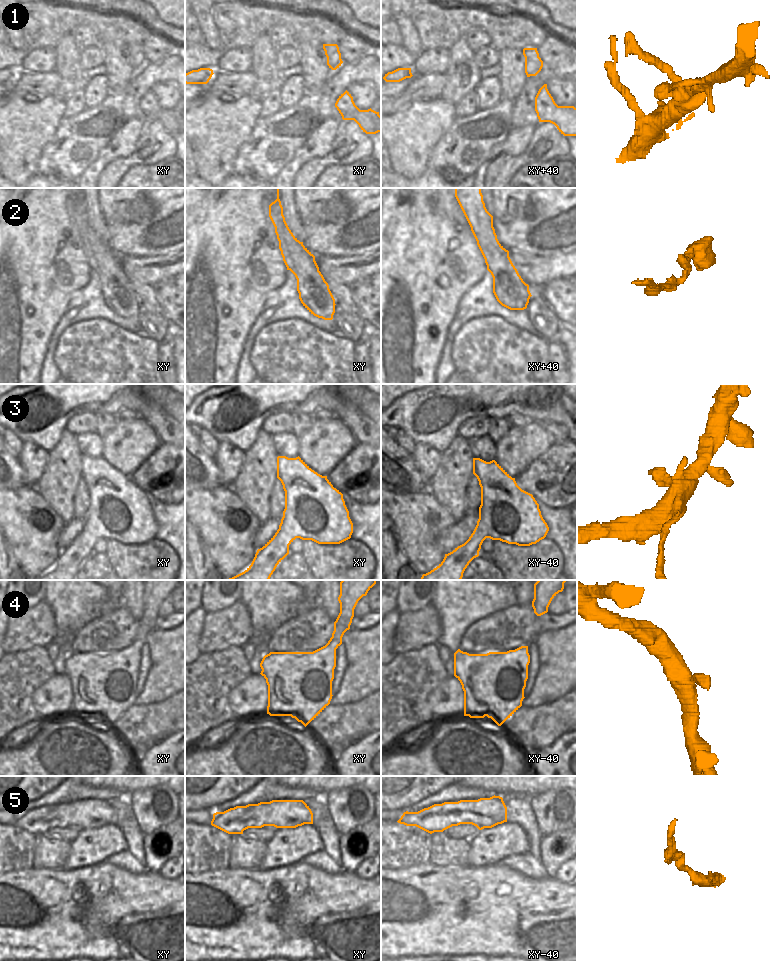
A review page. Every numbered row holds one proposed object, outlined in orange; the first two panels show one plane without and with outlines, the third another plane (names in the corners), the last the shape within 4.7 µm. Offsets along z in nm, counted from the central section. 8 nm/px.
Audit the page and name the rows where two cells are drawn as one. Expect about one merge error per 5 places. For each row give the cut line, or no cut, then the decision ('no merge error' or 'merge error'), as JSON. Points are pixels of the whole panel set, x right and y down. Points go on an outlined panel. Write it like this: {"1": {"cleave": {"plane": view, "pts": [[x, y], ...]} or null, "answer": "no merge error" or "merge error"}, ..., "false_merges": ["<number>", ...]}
{"1": {"cleave": null, "answer": "no merge error"}, "2": {"cleave": null, "answer": "no merge error"}, "3": {"cleave": null, "answer": "no merge error"}, "4": {"cleave": null, "answer": "no merge error"}, "5": {"cleave": null, "answer": "no merge error"}, "false_merges": []}

